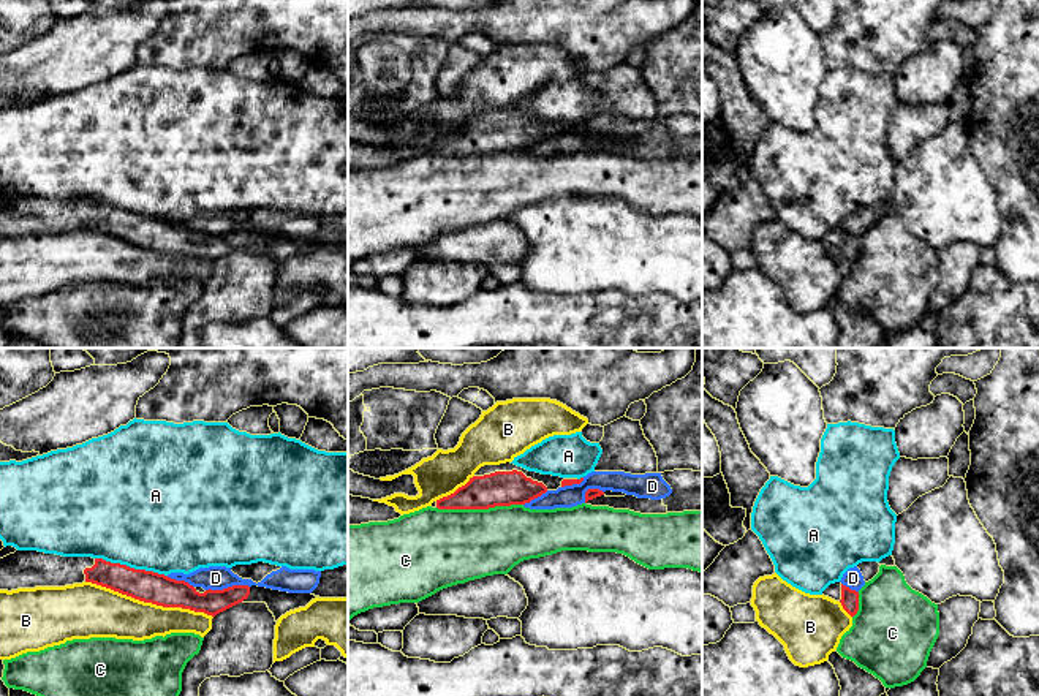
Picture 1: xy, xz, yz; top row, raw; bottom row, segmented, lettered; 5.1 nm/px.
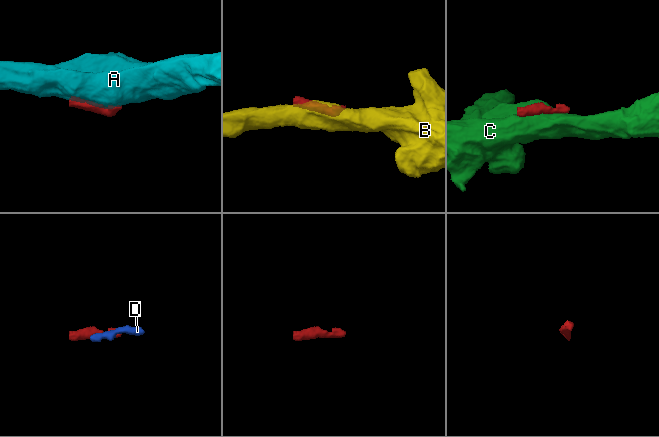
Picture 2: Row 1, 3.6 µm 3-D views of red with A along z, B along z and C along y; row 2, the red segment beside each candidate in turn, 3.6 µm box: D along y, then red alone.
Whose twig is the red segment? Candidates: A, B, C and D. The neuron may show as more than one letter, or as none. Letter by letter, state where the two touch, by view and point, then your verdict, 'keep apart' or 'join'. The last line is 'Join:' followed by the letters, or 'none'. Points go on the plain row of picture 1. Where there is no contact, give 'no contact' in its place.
A: meets red in xy at (132, 214); keep apart
B: meets red in xy at (149, 247); keep apart
C: meets red in xz at (479, 154); keep apart
D: meets red in xy at (228, 233); keep apart
Join: none

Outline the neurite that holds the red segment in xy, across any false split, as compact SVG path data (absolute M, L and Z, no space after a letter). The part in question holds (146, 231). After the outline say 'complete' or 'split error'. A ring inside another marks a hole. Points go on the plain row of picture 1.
M16 196L0 204L0 236L65 233L82 228L92 228L144 248L190 255L212 263L239 248L266 248L275 267L318 244L312 239L288 239L258 231L209 234L199 239L185 226L92 202Z | split error

